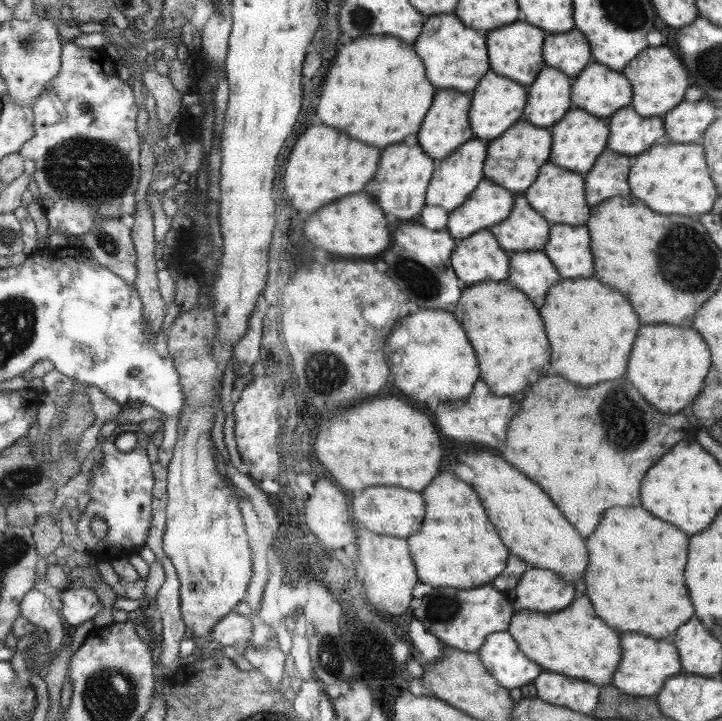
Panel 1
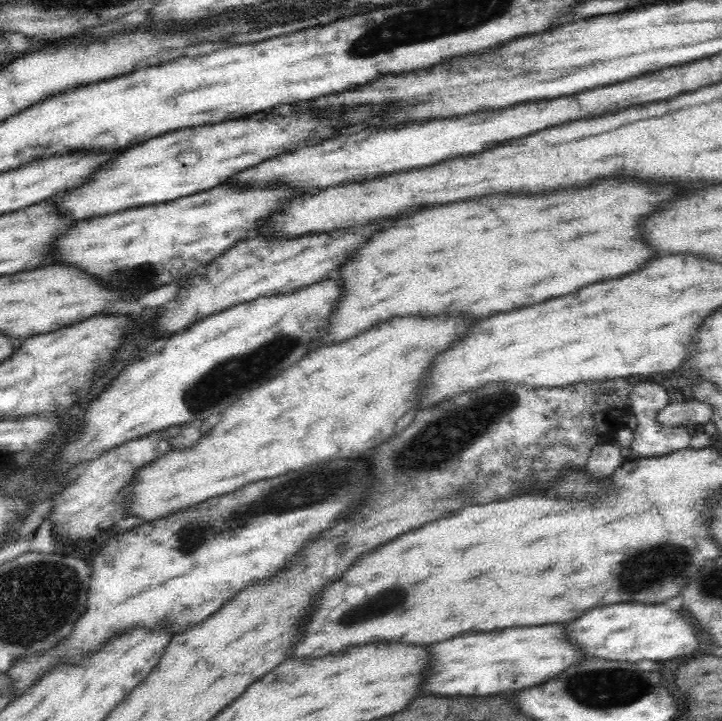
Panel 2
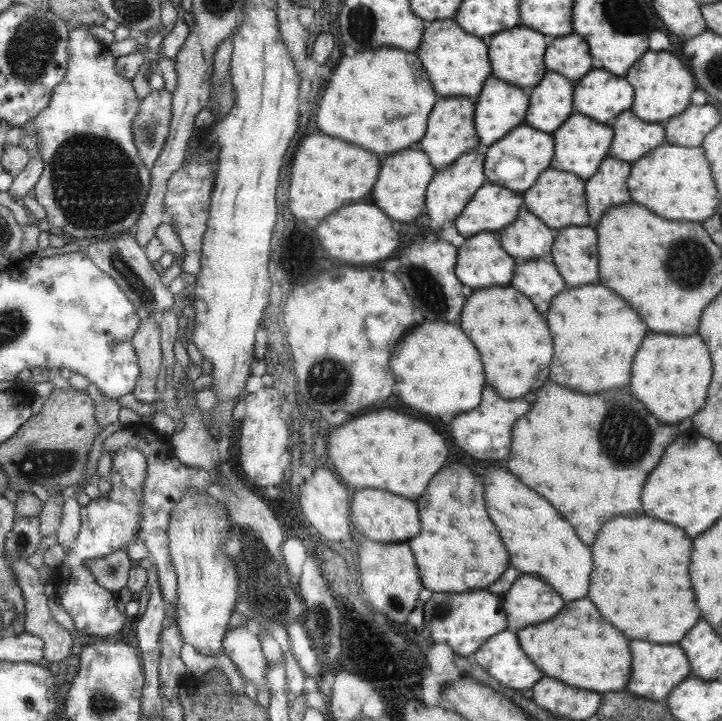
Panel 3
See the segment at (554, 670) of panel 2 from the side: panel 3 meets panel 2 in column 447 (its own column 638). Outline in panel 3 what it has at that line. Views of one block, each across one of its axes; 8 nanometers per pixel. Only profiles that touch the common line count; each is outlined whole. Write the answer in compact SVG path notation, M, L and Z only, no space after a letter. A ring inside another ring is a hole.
M631 640L631 684L627 684L627 692L645 697L652 701L665 701L667 696L679 683L690 675L690 661L682 647L675 644L649 644L643 640Z

